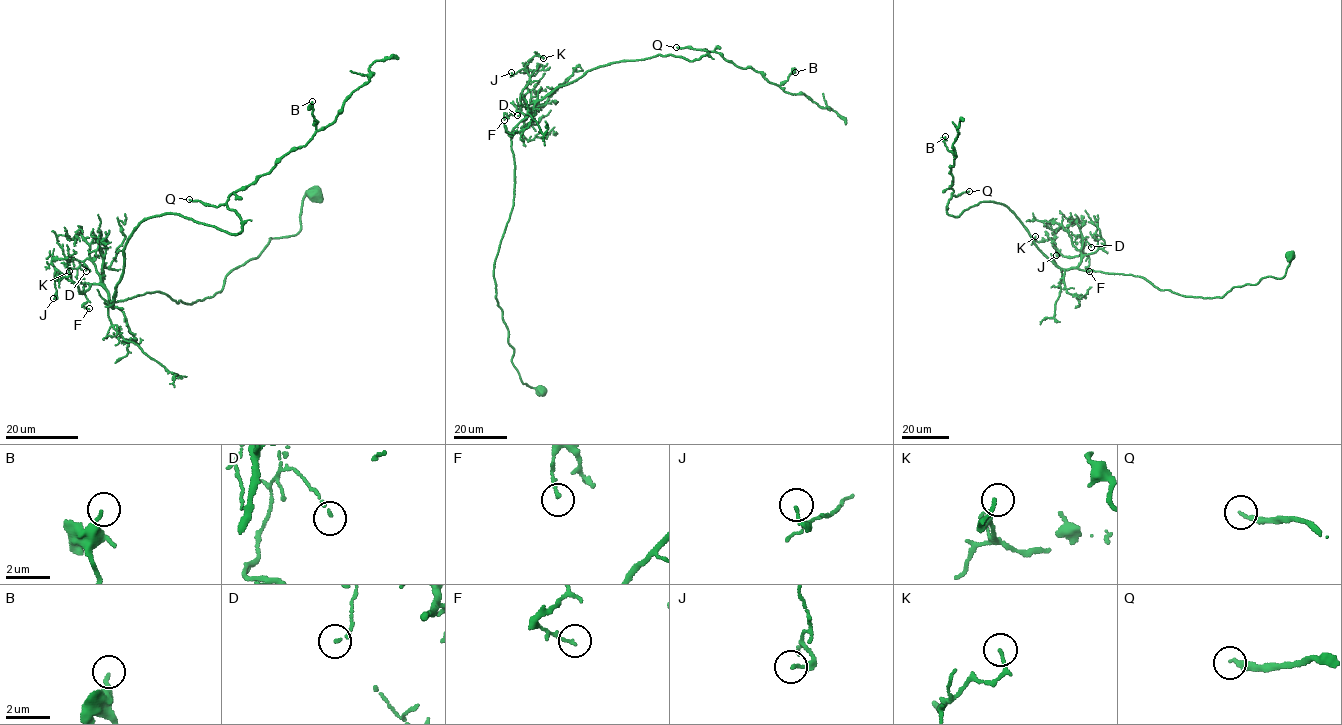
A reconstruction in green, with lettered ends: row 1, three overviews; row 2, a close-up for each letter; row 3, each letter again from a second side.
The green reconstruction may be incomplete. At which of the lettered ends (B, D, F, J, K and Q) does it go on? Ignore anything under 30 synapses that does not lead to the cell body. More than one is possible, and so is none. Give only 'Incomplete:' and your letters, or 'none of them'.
Incomplete: Q

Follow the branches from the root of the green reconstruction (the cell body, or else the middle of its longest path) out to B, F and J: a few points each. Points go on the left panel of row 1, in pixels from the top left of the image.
B: (315, 192), (297, 234), (212, 297), (105, 304), (144, 220), (240, 233), (229, 197), (312, 137), (312, 101)
F: (315, 192), (297, 234), (269, 238), (212, 297), (148, 292), (108, 305), (103, 287), (85, 283), (89, 308)
J: (315, 192), (297, 234), (269, 238), (212, 297), (108, 305), (103, 287), (81, 294), (57, 271), (53, 298)

